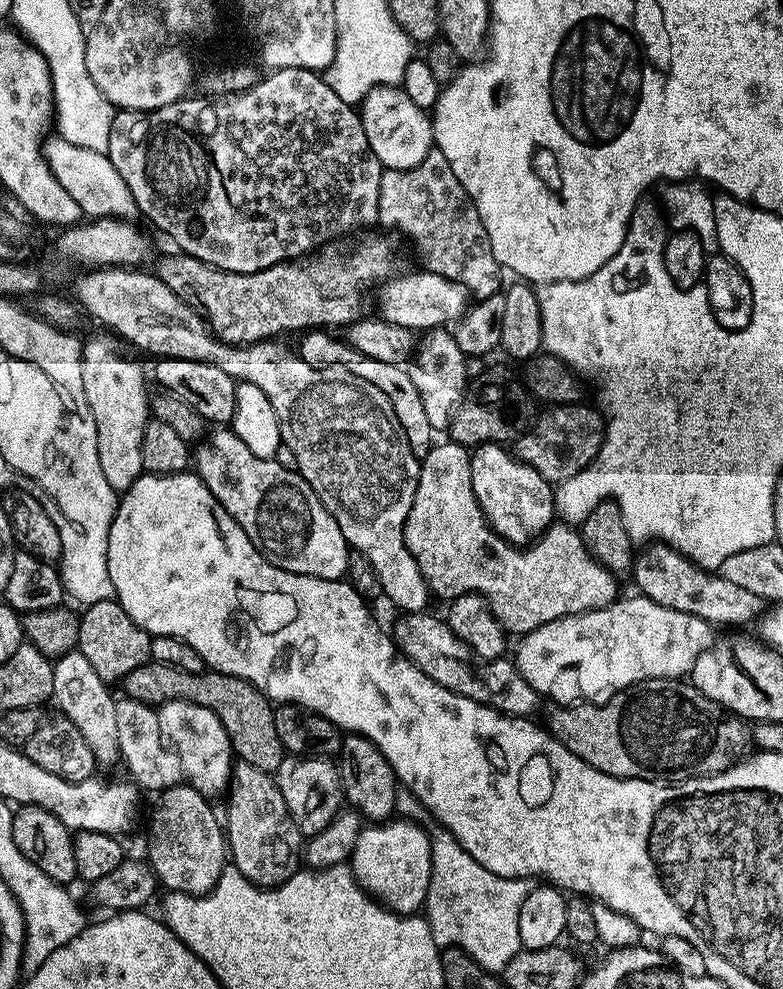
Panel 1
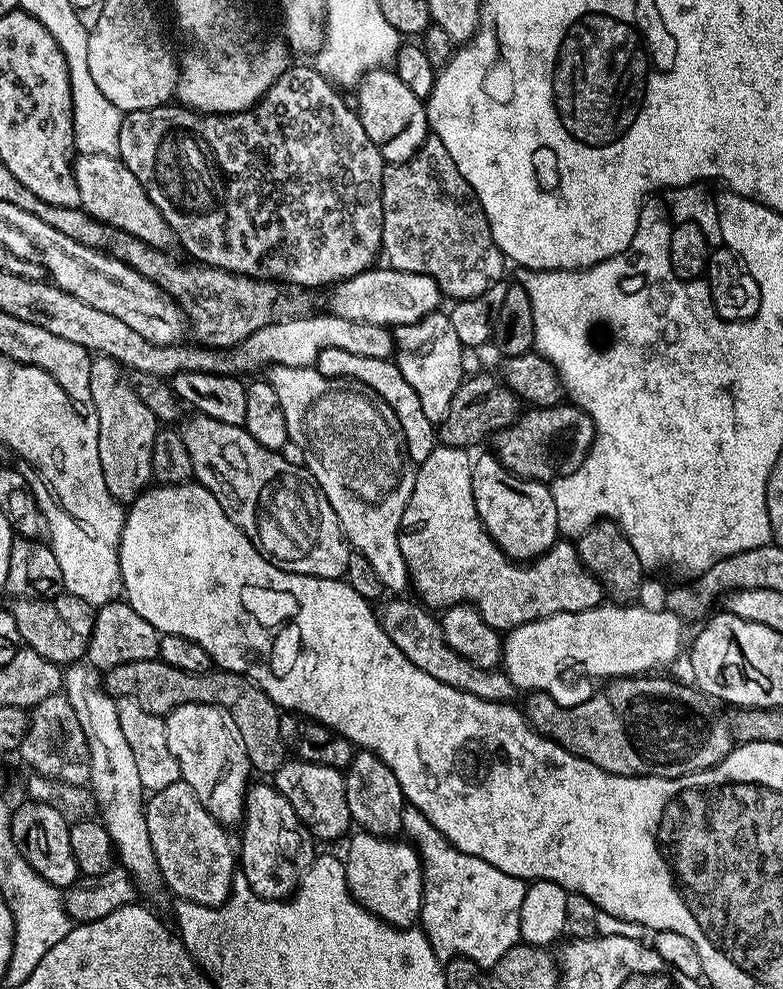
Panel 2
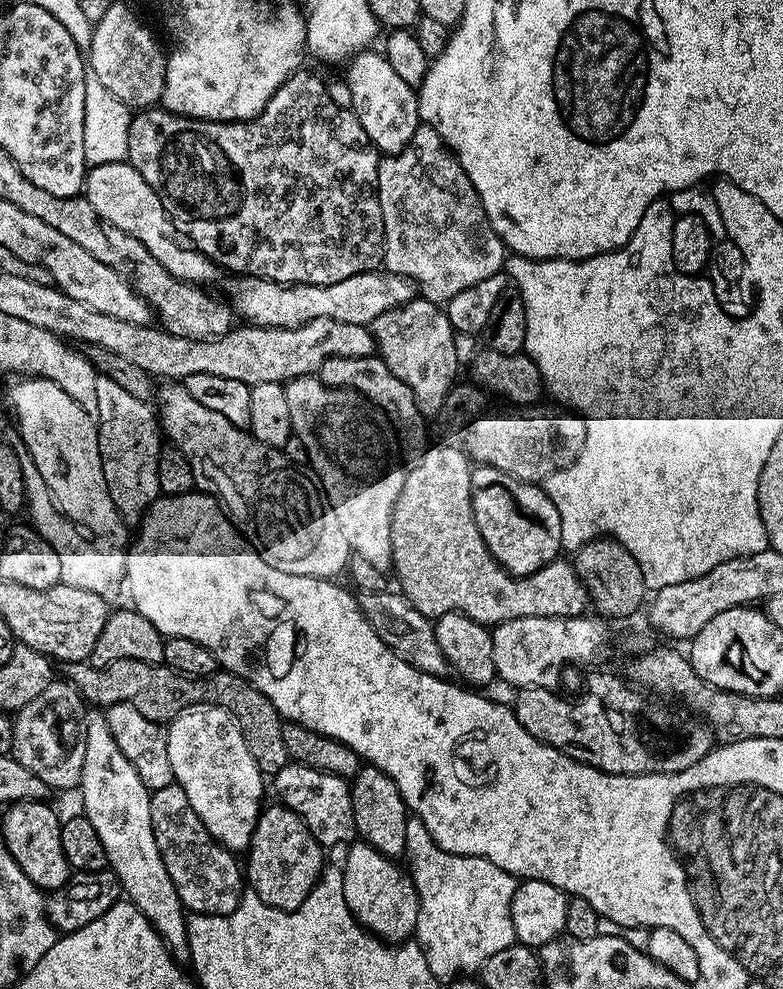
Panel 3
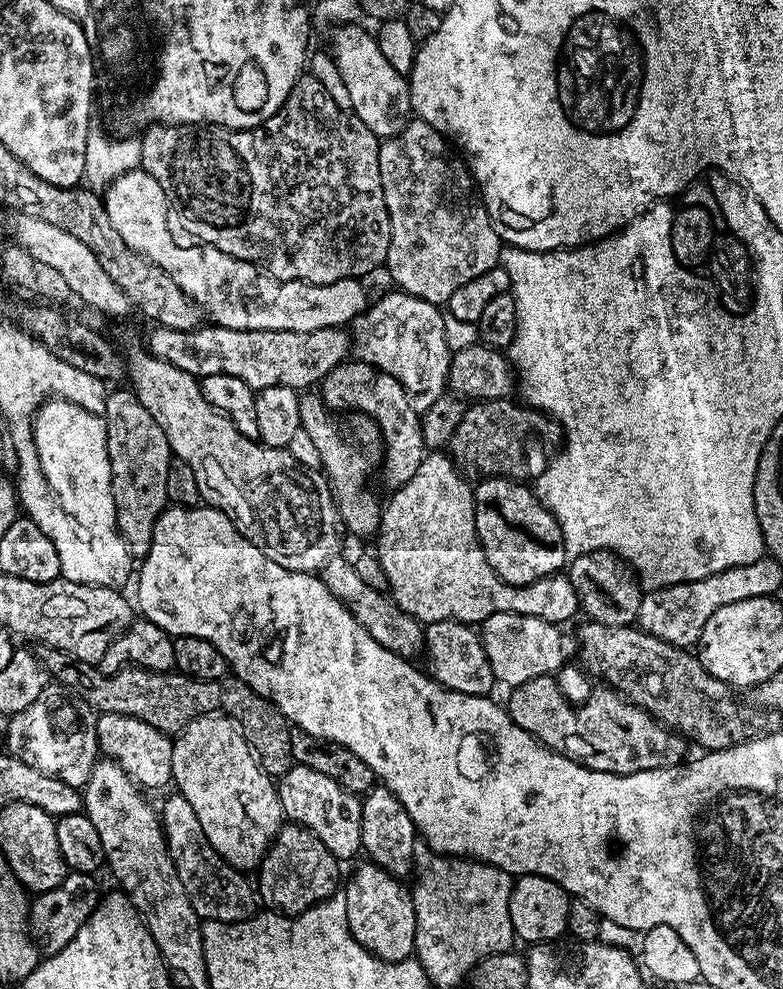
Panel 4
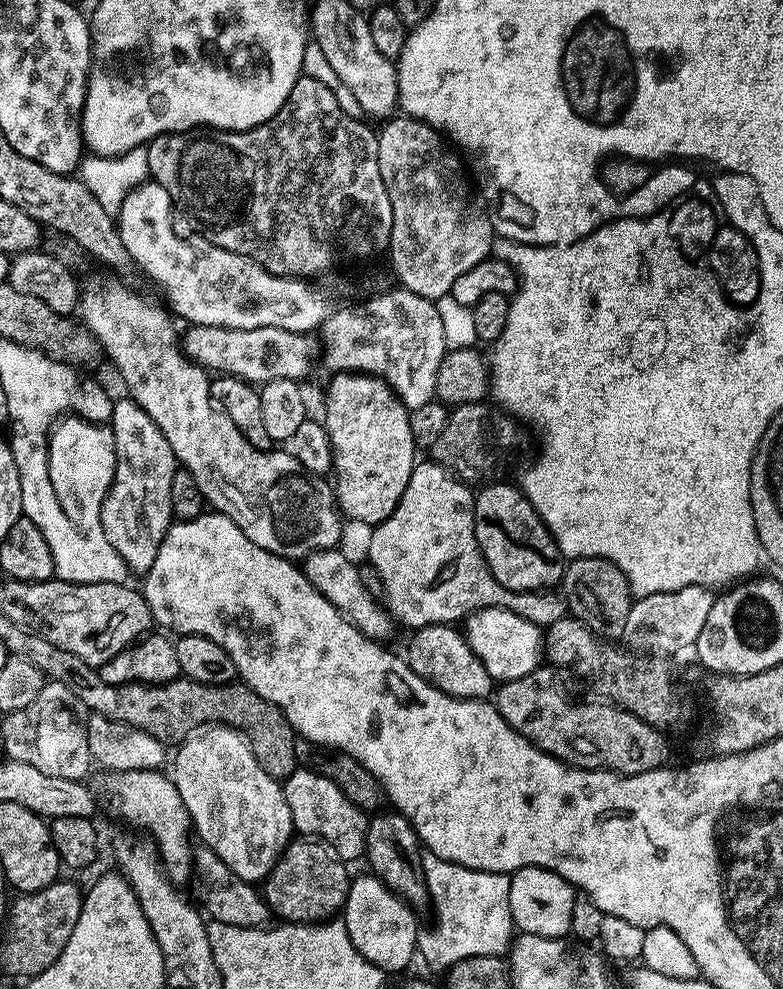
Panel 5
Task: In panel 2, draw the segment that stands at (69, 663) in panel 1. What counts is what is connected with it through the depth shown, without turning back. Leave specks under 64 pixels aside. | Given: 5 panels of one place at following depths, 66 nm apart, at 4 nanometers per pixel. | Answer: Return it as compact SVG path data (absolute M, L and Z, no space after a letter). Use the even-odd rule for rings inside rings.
M84 662L69 664L62 672L62 691L64 697L74 708L74 714L78 716L78 722L82 725L82 734L86 734L88 743L88 765L90 774L90 796L100 807L98 819L104 825L104 829L110 834L112 846L116 849L118 864L125 868L132 876L132 880L141 893L148 896L156 896L165 891L162 874L159 872L158 862L154 858L154 850L150 846L150 837L147 833L146 818L144 817L146 789L142 786L142 778L138 778L138 766L134 763L134 754L130 751L126 738L122 735L122 726L118 723L116 700L104 691L104 686L97 669Z

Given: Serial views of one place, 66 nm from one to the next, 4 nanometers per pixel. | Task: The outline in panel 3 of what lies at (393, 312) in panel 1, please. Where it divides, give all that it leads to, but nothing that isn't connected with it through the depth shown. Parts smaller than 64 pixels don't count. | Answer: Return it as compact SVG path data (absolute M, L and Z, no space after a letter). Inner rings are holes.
M387 270L354 274L354 278L342 278L342 282L333 284L276 284L259 276L243 274L233 280L236 280L230 297L233 313L244 319L241 321L263 328L297 328L318 318L371 325L378 314L400 308L418 296L411 280Z

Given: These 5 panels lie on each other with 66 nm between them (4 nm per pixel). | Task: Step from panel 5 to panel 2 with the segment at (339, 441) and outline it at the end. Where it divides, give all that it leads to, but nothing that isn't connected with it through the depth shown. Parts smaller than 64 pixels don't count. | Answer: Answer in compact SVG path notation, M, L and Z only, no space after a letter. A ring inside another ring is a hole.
M326 348L318 354L314 365L322 374L330 378L346 378L362 382L362 386L370 386L374 394L378 394L394 410L401 426L406 426L408 437L408 455L413 457L417 465L426 462L430 454L438 447L437 425L426 418L422 410L422 402L418 402L418 394L406 378L402 378L402 370L392 360L379 360L378 358L362 358L358 354L349 354L346 350L334 350Z

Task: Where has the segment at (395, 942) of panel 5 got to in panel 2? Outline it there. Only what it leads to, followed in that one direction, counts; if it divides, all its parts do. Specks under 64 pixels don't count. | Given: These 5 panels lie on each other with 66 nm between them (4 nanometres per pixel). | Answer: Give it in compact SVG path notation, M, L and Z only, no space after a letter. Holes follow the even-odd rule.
M360 830L347 841L348 853L343 853L348 893L365 910L395 928L411 928L419 921L424 879L420 856L411 844L400 838L375 836Z

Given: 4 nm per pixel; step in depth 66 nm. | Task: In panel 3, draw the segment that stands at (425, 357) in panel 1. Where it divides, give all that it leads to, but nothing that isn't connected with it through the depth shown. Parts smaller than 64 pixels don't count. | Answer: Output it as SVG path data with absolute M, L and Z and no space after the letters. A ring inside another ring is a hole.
M417 298L408 304L403 304L400 308L378 314L378 318L373 320L370 325L370 331L376 340L380 359L386 362L386 366L390 366L390 370L394 374L398 374L398 378L402 378L402 382L406 382L406 386L412 388L414 402L418 406L421 416L435 418L442 410L442 402L446 400L448 392L458 380L456 378L458 361L454 350L456 332L451 322L448 321L447 311L439 304L431 304L428 300Z

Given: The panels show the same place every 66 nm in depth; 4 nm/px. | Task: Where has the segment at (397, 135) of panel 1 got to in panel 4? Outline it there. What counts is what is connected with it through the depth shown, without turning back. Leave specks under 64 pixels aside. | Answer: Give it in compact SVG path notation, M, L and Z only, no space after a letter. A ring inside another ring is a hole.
M348 22L337 27L332 36L332 52L336 55L336 72L340 75L340 84L344 87L344 92L348 95L347 107L353 116L359 118L362 126L370 130L378 138L397 136L408 124L413 115L412 99L408 93L408 82L405 76L398 74L390 62L382 55L382 50L378 50L378 42L371 31L359 28L359 23Z

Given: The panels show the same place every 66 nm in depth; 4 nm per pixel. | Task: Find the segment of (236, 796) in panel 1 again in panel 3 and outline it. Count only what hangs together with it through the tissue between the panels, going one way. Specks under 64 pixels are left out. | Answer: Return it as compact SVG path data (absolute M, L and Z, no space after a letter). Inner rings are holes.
M279 802L265 807L260 813L252 843L246 849L246 884L266 906L283 912L292 912L314 890L320 880L320 874L326 867L325 849L310 834L306 822L294 814L294 810L284 807Z

